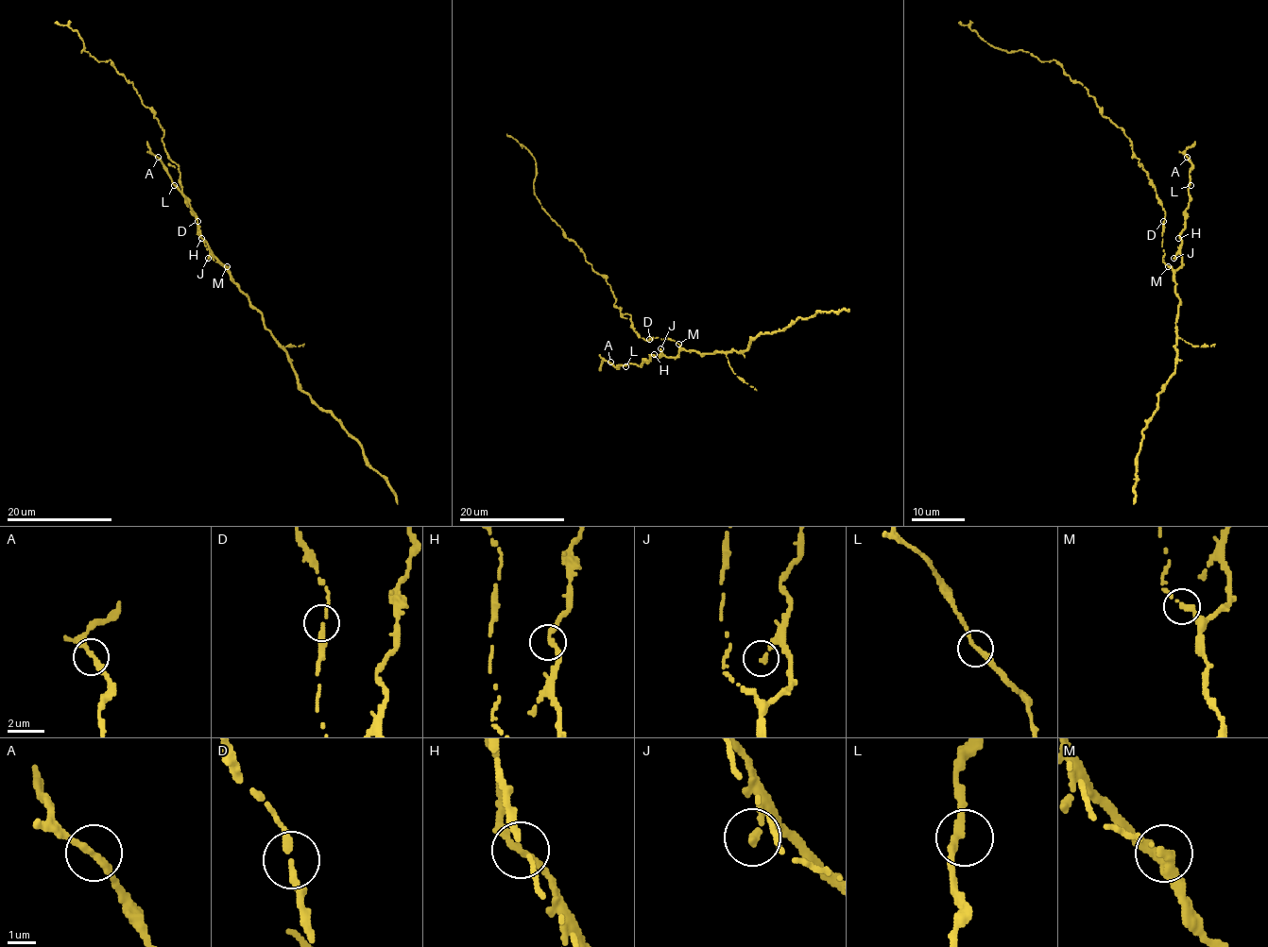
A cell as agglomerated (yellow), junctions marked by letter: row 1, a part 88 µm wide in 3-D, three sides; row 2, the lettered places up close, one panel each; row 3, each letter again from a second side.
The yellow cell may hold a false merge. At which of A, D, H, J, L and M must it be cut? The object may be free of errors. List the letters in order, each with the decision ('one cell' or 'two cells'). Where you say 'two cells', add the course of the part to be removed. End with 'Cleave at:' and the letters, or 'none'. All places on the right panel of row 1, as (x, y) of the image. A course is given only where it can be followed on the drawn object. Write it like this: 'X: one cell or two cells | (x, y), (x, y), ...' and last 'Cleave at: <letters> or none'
A: one cell
D: one cell
H: one cell
J: one cell
L: one cell
M: one cell
Cleave at: none

